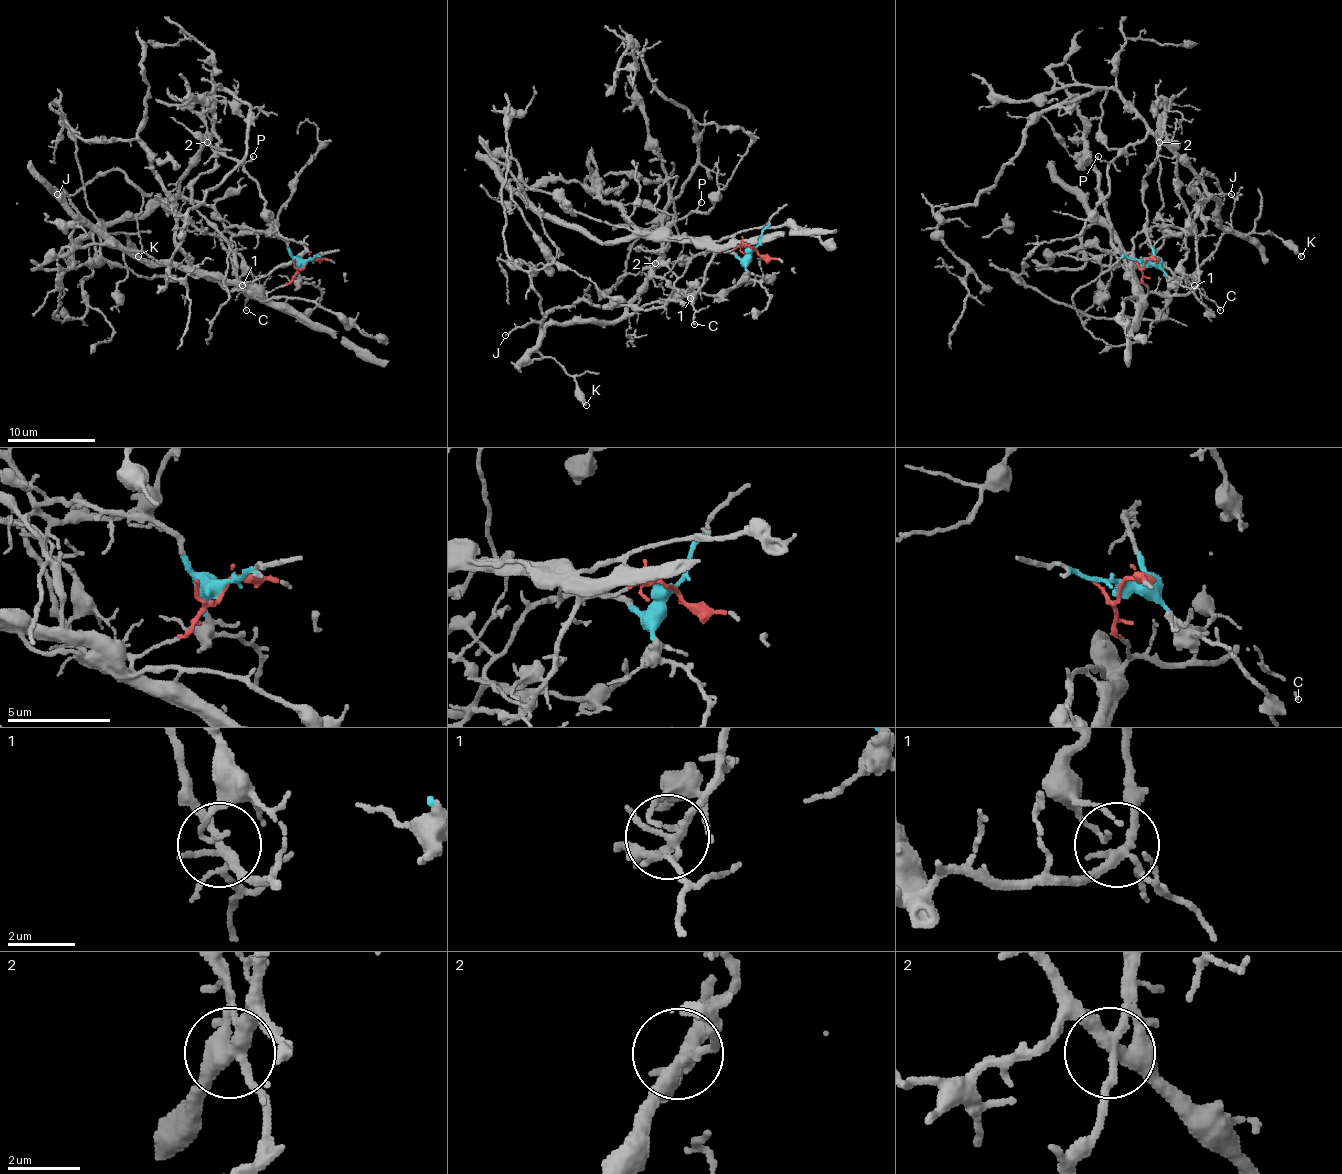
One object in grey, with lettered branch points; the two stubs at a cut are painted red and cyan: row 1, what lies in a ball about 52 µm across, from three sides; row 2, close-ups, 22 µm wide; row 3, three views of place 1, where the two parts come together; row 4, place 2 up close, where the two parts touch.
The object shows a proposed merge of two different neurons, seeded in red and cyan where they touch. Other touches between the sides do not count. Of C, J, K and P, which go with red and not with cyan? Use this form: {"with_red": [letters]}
{"with_red": ["C", "J"]}

